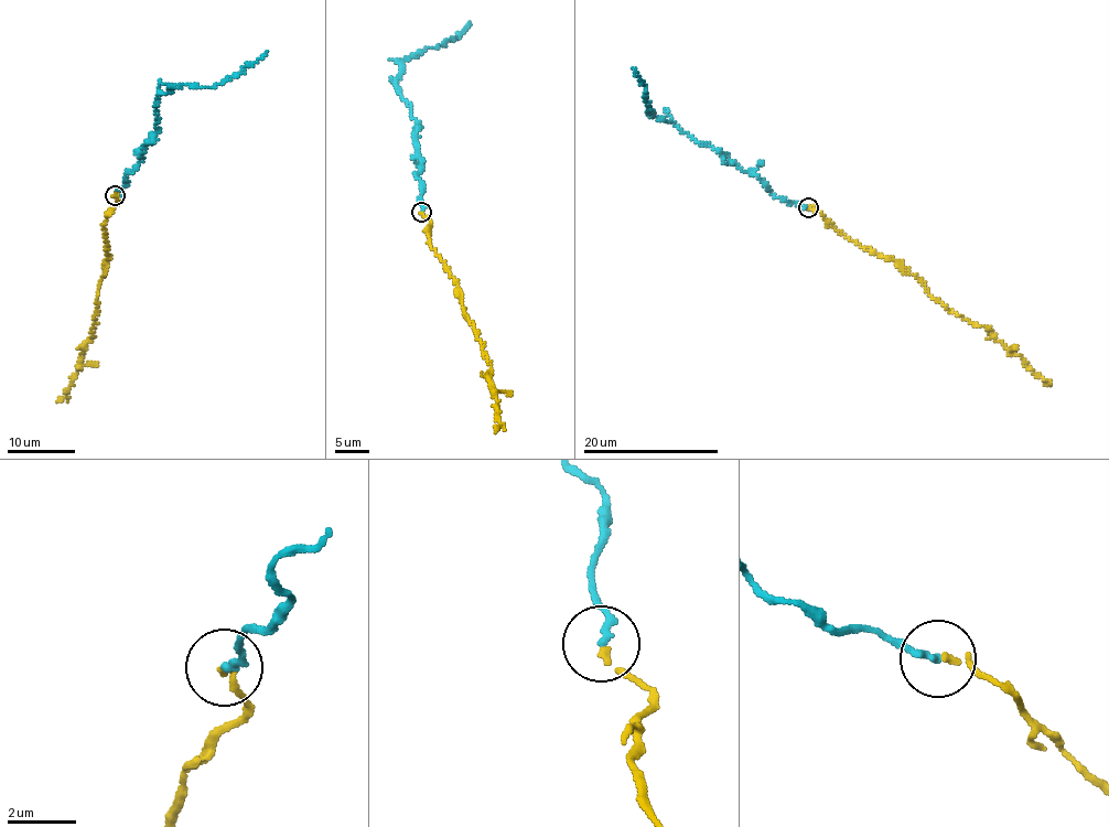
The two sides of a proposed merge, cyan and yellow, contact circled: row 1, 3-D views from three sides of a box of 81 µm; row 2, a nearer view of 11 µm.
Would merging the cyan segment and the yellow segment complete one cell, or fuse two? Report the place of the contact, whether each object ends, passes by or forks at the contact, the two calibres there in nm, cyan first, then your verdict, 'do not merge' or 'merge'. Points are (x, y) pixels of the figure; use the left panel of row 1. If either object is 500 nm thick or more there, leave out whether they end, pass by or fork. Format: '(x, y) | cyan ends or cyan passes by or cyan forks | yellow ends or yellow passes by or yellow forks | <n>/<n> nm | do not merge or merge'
(115, 195) | cyan ends | yellow ends | 220/180 nm | merge

